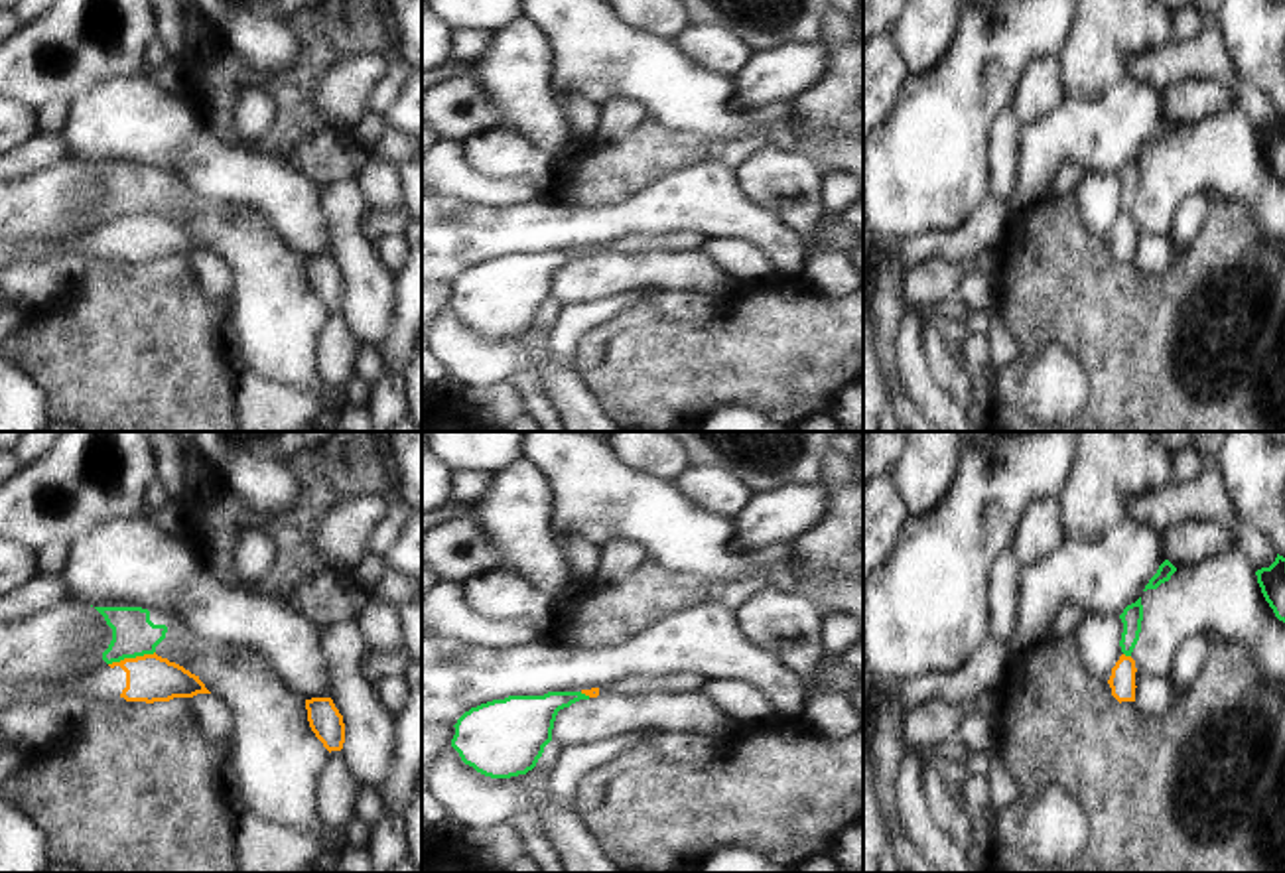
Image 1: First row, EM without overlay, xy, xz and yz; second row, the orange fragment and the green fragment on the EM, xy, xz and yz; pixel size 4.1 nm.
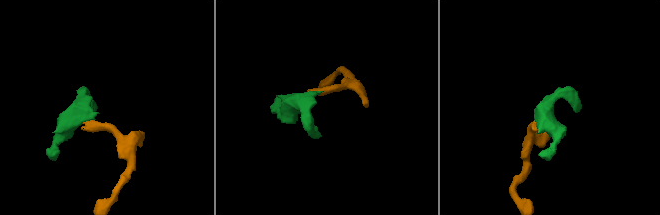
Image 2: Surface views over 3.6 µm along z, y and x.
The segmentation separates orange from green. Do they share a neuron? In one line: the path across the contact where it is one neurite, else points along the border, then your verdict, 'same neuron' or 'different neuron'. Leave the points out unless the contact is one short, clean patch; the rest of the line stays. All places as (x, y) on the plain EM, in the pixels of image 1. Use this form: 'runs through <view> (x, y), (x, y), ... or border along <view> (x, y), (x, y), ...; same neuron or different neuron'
border along xy (154, 209), (109, 223); different neuron

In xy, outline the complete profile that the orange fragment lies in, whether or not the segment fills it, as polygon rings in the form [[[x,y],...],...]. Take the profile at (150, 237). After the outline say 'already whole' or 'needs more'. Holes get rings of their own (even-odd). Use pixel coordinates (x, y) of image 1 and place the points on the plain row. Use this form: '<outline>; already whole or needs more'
[[[154,211],[106,223],[85,236],[0,242],[0,268],[47,264],[67,256],[146,264],[197,252],[211,252],[199,235]]]; needs more

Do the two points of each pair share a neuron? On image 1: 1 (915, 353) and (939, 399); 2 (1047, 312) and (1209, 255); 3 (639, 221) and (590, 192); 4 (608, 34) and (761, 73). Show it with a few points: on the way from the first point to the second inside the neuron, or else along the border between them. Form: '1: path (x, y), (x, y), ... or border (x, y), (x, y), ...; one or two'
1: path (915, 365), (915, 375), (927, 387); one
2: path (1086, 308), (1155, 308), (1169, 294); one
3: border (655, 184), (621, 203), (568, 205); two
4: border (734, 77), (745, 107), (775, 103); two

